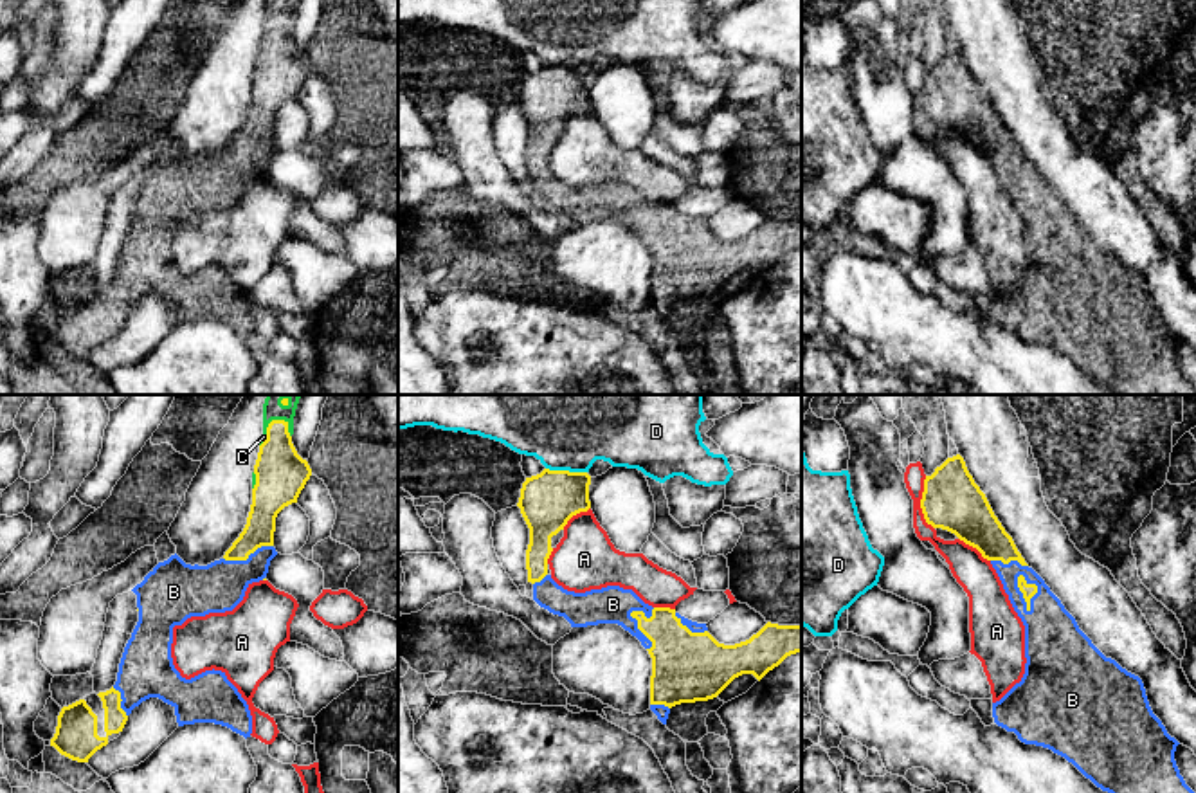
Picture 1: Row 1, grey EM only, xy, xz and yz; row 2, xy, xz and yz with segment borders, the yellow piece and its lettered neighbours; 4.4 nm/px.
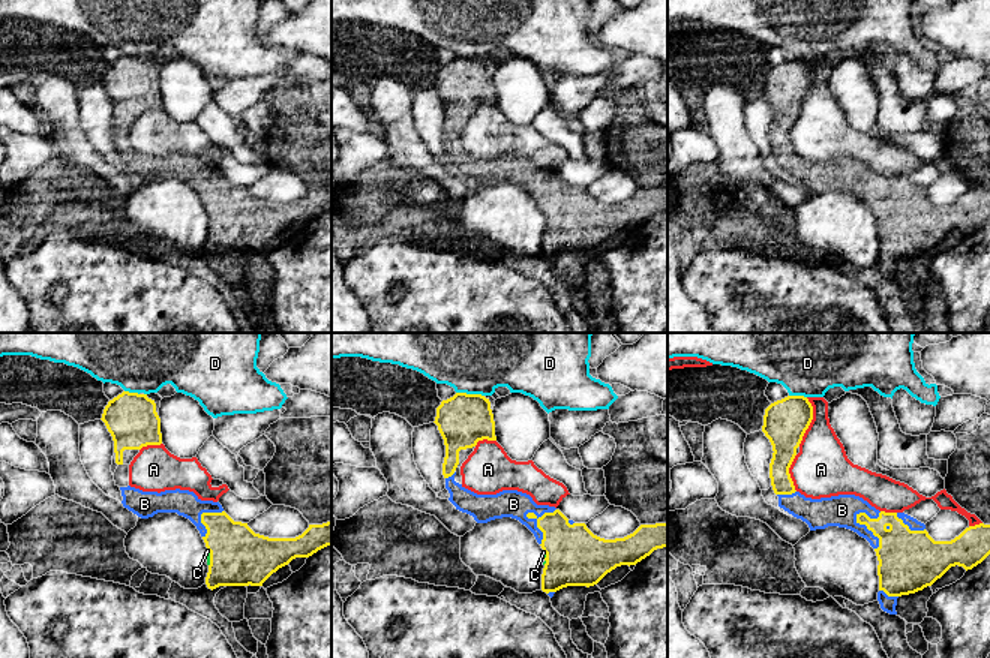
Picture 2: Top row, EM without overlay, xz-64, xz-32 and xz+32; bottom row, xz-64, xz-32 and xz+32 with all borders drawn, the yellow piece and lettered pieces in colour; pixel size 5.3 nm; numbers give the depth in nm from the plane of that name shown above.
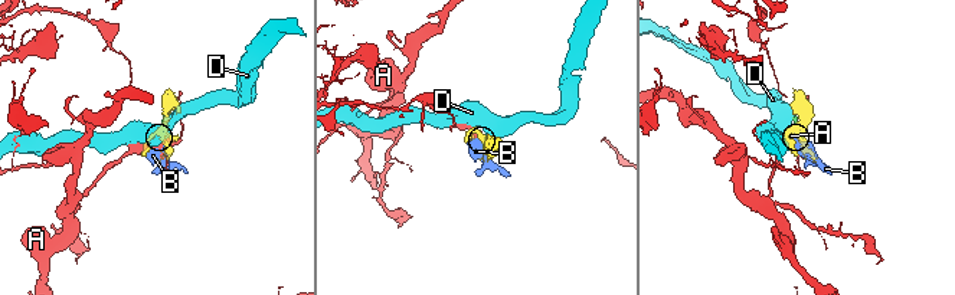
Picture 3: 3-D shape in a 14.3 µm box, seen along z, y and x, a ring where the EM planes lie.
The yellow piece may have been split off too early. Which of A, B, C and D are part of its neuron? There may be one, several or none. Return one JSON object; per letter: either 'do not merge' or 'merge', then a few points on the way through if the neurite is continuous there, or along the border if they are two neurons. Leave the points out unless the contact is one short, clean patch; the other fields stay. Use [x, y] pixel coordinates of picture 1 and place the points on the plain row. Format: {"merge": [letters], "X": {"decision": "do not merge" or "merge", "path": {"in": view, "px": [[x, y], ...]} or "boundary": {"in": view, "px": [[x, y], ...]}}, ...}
{"merge": ["B", "C"], "A": {"decision": "do not merge"}, "B": {"decision": "merge"}, "C": {"decision": "merge"}, "D": {"decision": "do not merge"}}

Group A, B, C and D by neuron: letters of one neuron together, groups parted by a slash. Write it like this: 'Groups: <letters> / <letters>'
Groups: A / B C / D

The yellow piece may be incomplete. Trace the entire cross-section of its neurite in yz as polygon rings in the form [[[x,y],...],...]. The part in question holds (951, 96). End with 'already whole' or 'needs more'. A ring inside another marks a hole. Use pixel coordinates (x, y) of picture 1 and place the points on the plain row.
[[[960,50],[947,54],[926,72],[920,105],[928,121],[955,130],[992,160],[1025,222],[1025,270],[992,299],[994,319],[1014,328],[1025,341],[1043,342],[1065,353],[1115,395],[1196,395],[1174,357],[1180,339],[1153,310],[1142,276],[1106,254],[1025,159]]]; needs more

